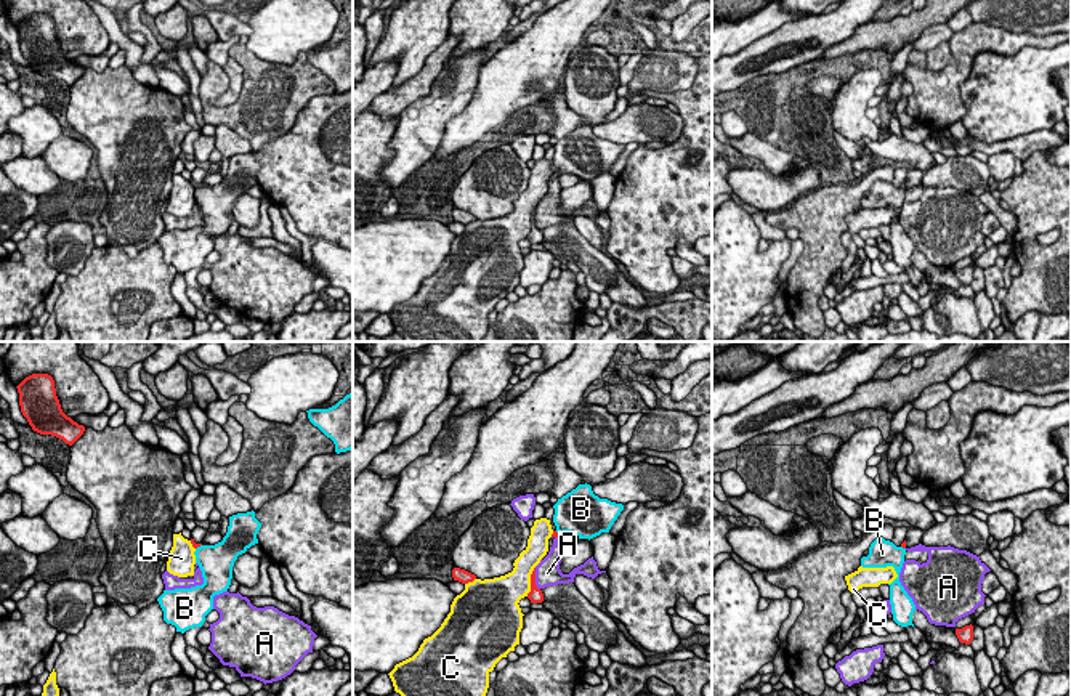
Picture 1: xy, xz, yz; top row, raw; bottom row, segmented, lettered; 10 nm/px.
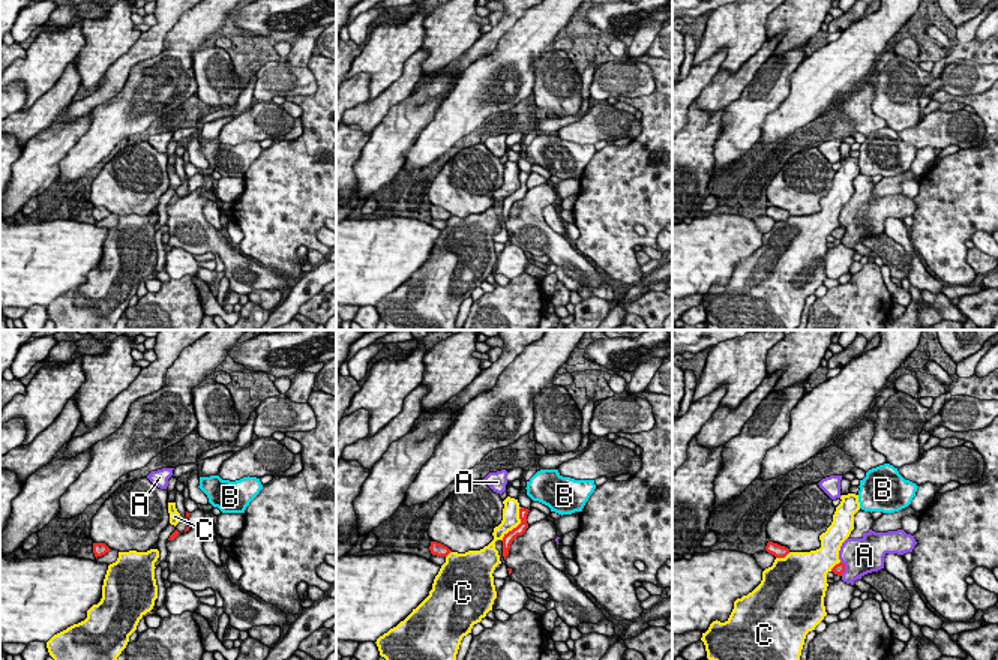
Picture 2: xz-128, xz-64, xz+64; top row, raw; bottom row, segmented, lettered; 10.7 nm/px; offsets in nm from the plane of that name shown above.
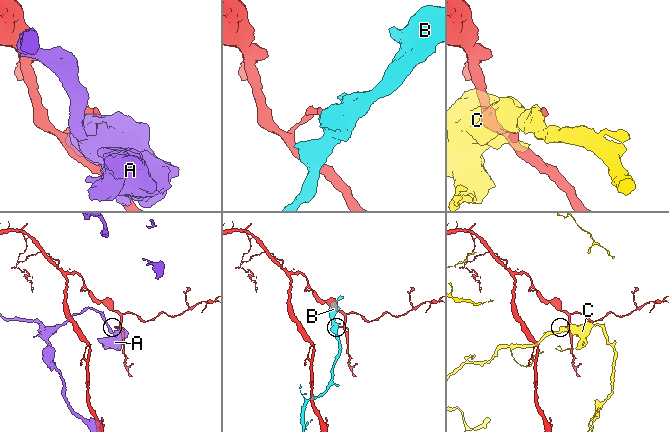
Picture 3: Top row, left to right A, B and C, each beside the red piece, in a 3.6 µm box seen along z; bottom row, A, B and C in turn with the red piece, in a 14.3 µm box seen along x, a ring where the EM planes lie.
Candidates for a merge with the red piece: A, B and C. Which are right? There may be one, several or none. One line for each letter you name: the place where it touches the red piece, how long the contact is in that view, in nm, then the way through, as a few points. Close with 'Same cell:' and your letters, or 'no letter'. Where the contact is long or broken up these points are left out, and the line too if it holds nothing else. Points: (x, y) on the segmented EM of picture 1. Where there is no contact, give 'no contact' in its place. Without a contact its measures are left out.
Same cell: no letter

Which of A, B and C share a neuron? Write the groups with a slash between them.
A / B / C

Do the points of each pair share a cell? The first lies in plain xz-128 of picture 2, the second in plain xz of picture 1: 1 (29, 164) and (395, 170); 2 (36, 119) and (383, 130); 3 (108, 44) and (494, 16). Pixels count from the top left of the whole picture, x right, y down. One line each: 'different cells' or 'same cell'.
1: same cell
2: different cells
3: same cell

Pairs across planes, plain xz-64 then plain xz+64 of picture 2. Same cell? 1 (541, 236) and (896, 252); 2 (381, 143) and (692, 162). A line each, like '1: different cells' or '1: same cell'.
1: same cell
2: different cells

